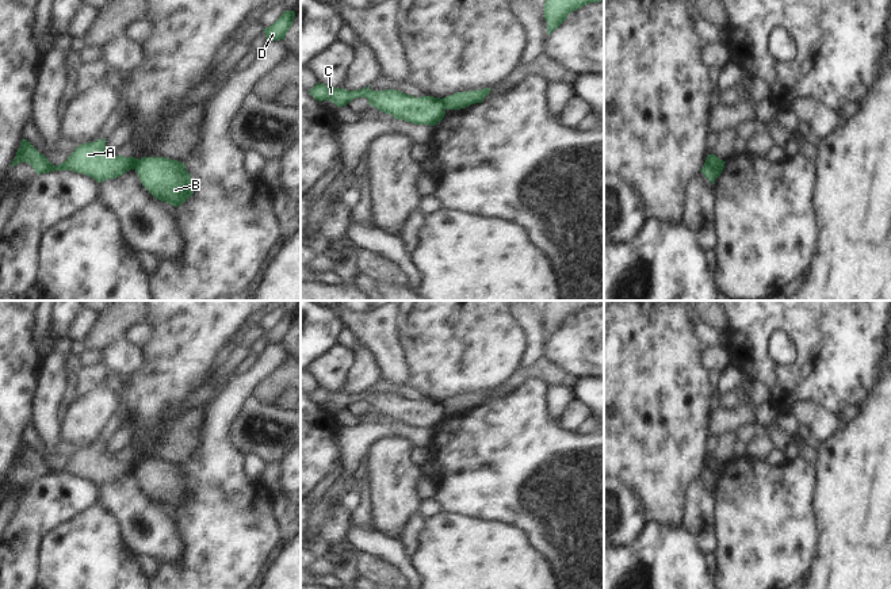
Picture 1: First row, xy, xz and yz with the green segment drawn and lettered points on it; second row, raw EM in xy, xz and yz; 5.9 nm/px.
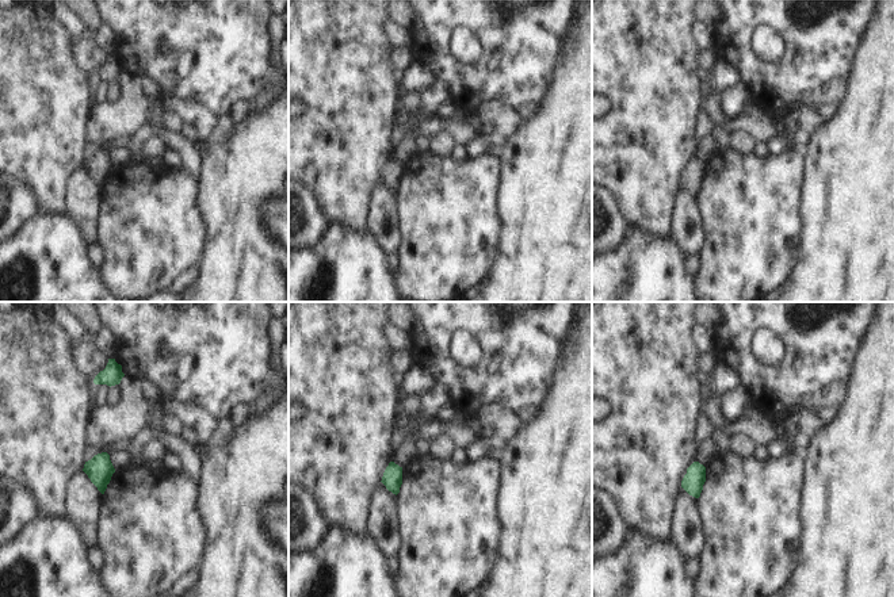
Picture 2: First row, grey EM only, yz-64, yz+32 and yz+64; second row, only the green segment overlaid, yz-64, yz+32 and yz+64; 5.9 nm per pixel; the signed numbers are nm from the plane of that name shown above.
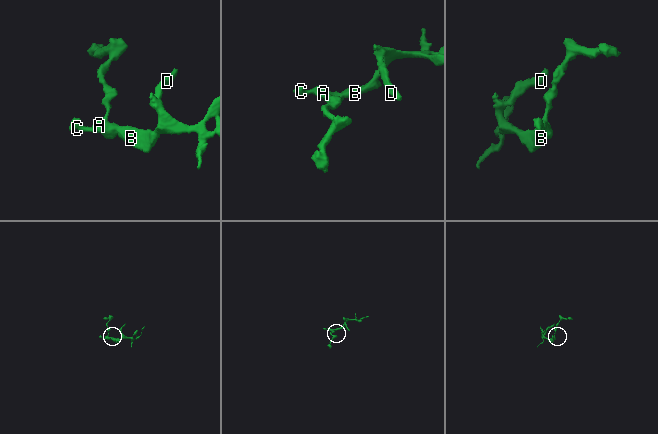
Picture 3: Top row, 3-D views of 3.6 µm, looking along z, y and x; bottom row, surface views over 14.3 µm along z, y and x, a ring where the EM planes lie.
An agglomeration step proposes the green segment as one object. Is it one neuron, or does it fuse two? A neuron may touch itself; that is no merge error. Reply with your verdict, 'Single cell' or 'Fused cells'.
Fused cells.

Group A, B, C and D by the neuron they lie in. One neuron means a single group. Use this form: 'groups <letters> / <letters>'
groups A C / B D

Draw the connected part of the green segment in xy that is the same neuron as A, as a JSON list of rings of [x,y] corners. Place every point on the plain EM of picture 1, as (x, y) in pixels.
[[[106,441],[76,450],[76,454],[60,468],[53,468],[45,458],[41,458],[27,443],[22,443],[11,470],[28,466],[38,478],[53,474],[73,474],[91,479],[97,486],[122,479],[135,473],[139,463],[135,460],[115,459],[106,451]]]

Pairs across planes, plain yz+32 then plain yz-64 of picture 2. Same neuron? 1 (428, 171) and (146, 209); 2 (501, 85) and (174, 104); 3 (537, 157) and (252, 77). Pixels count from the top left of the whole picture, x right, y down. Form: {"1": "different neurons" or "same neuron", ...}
{"1": "same neuron", "2": "different neurons", "3": "different neurons"}

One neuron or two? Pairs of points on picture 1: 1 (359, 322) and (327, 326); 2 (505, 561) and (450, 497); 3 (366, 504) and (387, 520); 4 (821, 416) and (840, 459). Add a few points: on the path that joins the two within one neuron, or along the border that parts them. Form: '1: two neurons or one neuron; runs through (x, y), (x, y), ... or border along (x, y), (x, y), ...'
1: two neurons; border along (339, 314), (344, 326)
2: two neurons; border along (444, 511), (497, 520)
3: two neurons; border along (367, 478), (371, 486), (373, 519), (379, 530)
4: two neurons; border along (838, 428), (821, 444)

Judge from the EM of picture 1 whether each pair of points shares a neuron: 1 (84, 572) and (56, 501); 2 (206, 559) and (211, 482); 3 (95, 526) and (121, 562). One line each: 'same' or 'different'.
1: different
2: same
3: same

